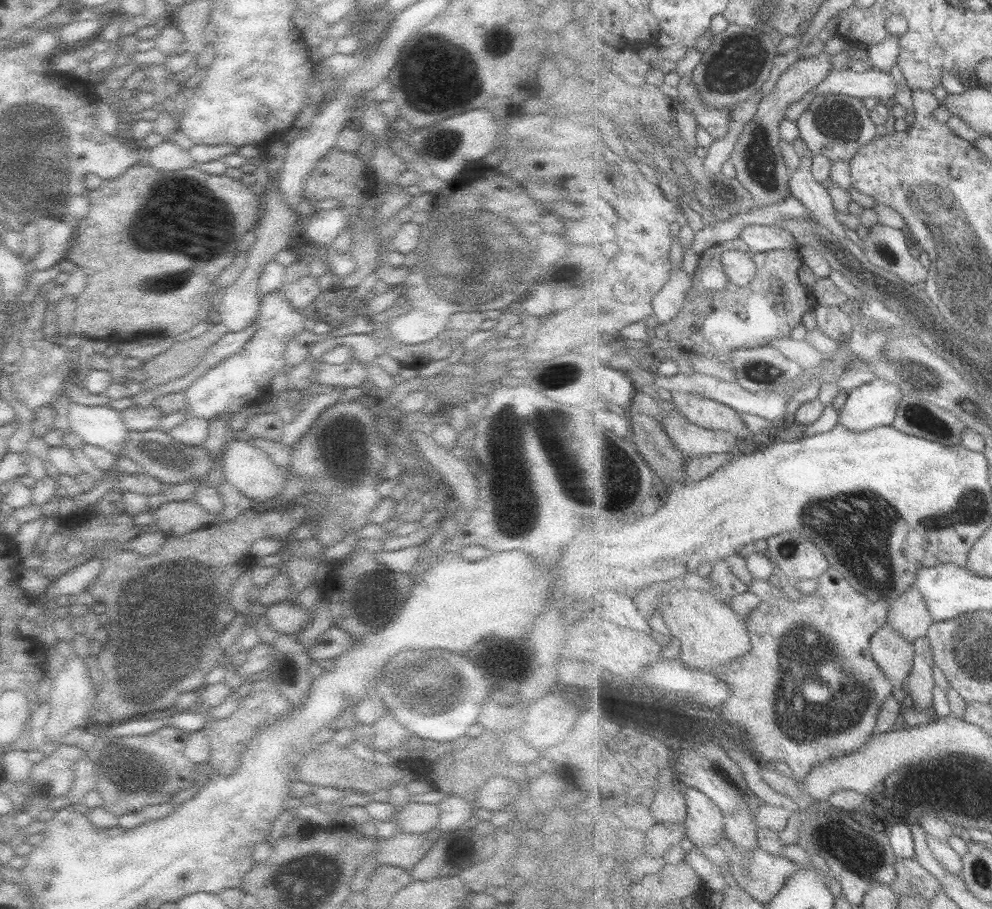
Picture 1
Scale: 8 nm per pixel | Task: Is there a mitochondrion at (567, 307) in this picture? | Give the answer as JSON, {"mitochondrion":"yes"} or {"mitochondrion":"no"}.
{"mitochondrion":"no"}

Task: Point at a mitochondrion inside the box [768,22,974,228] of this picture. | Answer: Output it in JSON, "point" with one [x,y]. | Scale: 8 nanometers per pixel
{"point":[837,123]}

